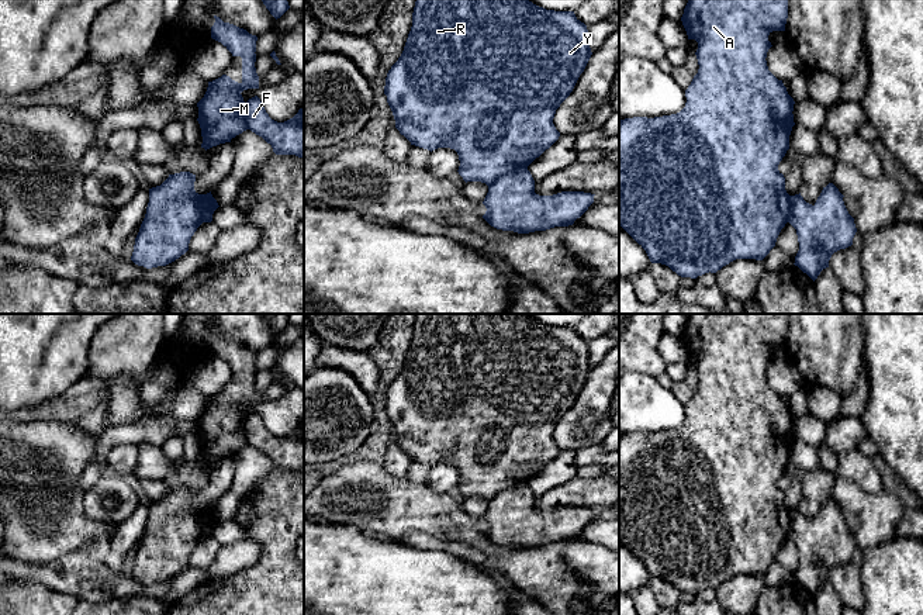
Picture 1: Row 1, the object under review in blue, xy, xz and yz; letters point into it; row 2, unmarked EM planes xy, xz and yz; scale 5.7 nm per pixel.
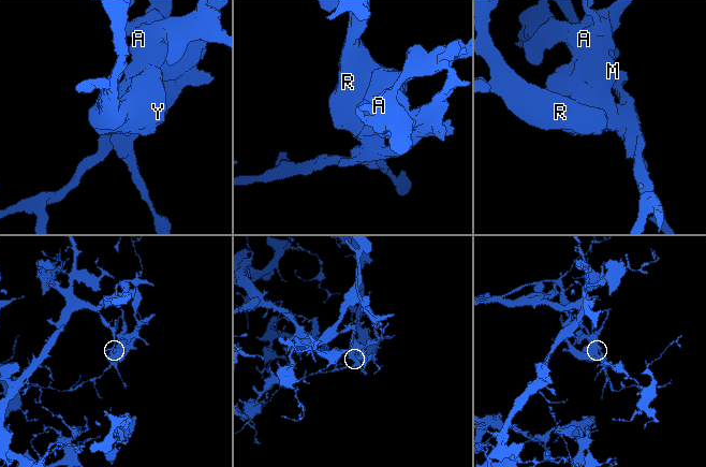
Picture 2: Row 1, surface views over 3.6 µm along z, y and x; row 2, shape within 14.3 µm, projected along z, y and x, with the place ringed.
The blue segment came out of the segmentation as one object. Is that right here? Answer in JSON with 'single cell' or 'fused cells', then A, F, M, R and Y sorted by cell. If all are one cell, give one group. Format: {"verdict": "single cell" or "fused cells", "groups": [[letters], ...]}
{"verdict": "fused cells", "groups": [["A", "M", "R", "Y"], ["F"]]}

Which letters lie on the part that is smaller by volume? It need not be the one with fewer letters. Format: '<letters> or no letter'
F

